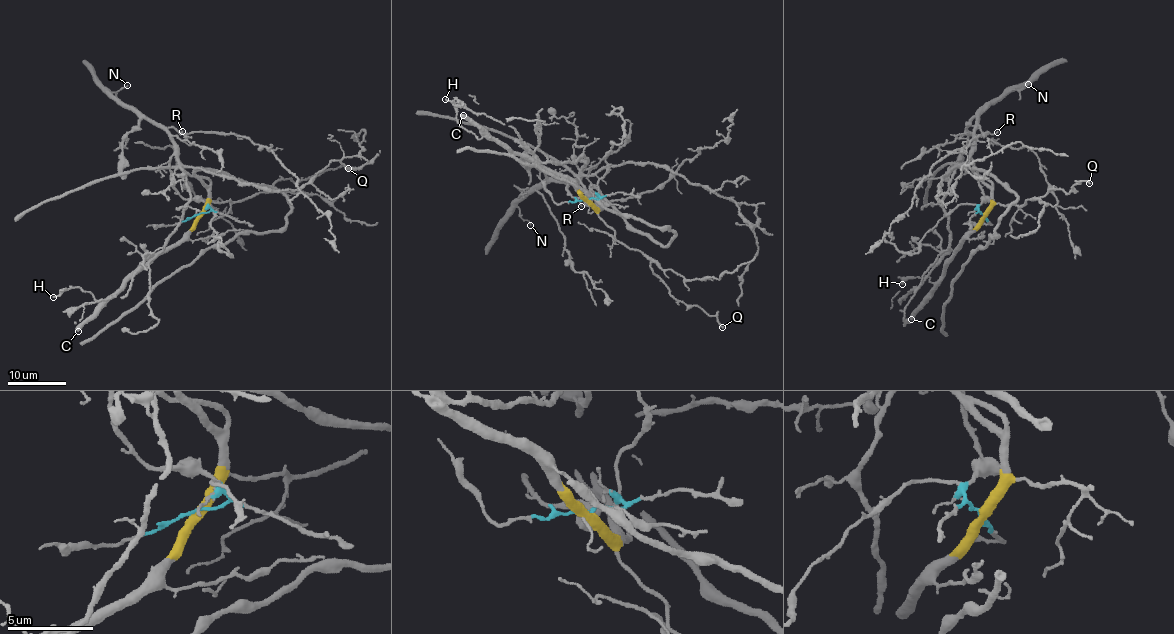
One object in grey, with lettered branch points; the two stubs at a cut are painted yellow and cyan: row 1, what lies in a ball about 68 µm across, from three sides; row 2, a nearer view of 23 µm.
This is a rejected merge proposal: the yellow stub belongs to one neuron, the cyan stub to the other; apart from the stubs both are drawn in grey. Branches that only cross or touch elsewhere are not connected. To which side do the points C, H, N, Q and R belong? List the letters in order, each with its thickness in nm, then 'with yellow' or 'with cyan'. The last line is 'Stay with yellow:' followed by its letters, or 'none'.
C: 500 nm | with yellow
H: 190 nm | with yellow
N: 120 nm | with cyan
Q: 200 nm | with yellow
R: 110 nm | with cyan
Stay with yellow: C, H, Q

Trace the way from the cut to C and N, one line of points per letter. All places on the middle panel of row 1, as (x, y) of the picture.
C: (587, 200), (567, 179), (506, 149), (462, 115)
N: (587, 200), (600, 197), (575, 197), (566, 187), (575, 180), (545, 180), (516, 205), (520, 215), (531, 225)

